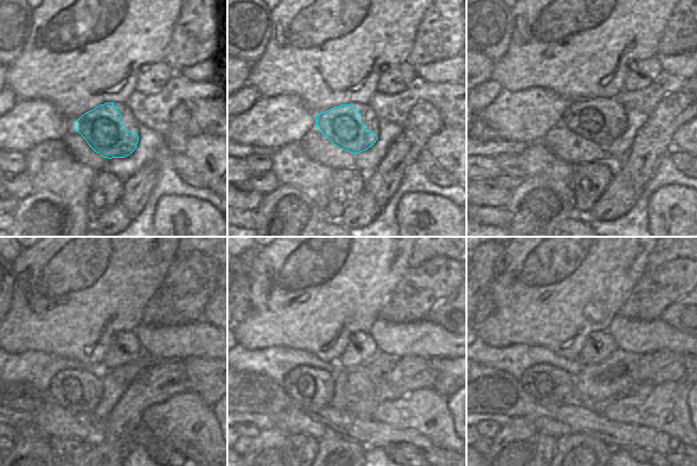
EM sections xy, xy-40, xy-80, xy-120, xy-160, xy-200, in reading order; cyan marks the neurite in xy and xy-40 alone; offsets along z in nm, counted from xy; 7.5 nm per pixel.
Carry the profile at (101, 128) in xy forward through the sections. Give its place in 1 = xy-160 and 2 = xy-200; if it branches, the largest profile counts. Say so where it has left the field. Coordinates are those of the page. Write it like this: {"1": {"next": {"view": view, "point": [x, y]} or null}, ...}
{"1": {"next": {"view": "xy-160", "point": [310, 388]}}, "2": {"next": {"view": "xy-200", "point": [548, 384]}}}

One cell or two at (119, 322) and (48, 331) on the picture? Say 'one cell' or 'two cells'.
one cell

